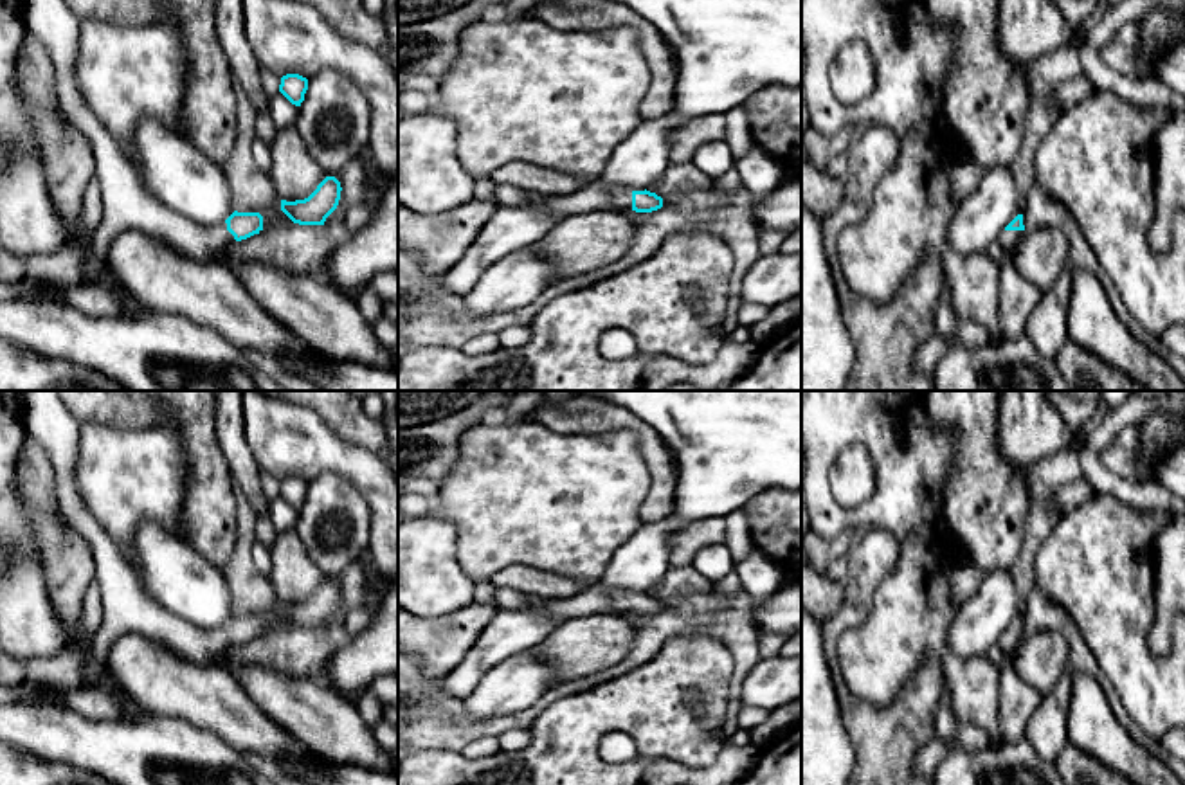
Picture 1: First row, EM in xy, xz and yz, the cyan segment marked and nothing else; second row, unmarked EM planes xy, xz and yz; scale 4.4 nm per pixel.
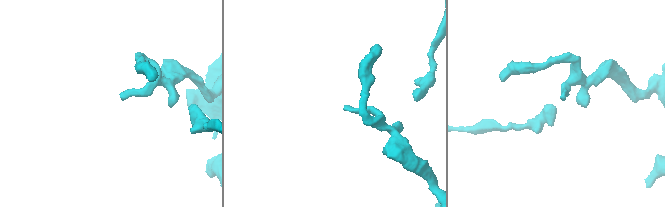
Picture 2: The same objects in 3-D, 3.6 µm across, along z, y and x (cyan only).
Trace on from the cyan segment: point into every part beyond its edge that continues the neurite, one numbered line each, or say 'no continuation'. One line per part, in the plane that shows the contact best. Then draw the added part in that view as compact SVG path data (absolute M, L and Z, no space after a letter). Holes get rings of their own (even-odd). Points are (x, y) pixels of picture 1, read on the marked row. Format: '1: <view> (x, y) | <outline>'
1: xy (126, 204) | M22 0L22 18L25 27L49 50L56 70L58 101L72 126L92 146L94 176L99 180L103 193L101 223L85 243L70 243L56 254L25 259L22 283L41 279L47 284L41 290L29 290L23 299L58 299L65 286L83 284L86 266L92 261L103 263L112 239L126 230L140 230L198 259L214 259L227 252L236 243L227 230L227 223L202 227L158 202L144 187L131 158L104 122L88 108L76 79L79 20L65 0Z

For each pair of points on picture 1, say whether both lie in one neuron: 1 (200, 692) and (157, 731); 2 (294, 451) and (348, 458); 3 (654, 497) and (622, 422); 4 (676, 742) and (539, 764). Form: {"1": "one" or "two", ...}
{"1": "two", "2": "one", "3": "one", "4": "one"}

